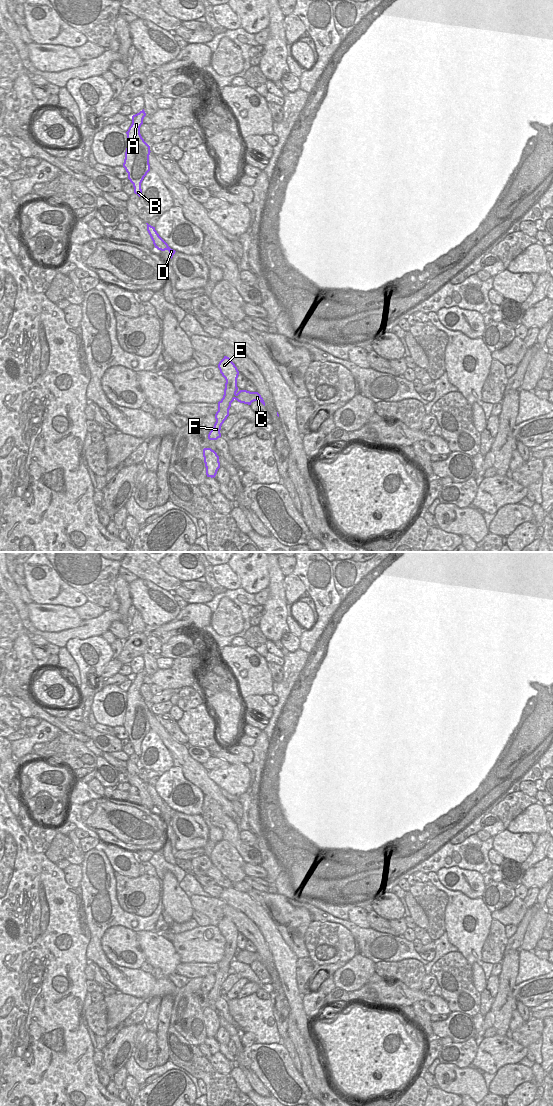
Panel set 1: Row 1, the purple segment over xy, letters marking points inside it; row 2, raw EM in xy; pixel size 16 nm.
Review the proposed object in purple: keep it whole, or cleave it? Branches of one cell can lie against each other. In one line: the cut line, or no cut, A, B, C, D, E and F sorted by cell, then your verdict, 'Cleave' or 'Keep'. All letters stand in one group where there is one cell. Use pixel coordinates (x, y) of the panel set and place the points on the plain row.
Split along xy (237, 954), (234, 958). Groups: A B D E F / C. Cleave.

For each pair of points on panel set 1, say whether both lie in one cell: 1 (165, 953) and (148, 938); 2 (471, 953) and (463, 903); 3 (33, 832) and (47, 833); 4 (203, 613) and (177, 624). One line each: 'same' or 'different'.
1: same
2: same
3: same
4: same

